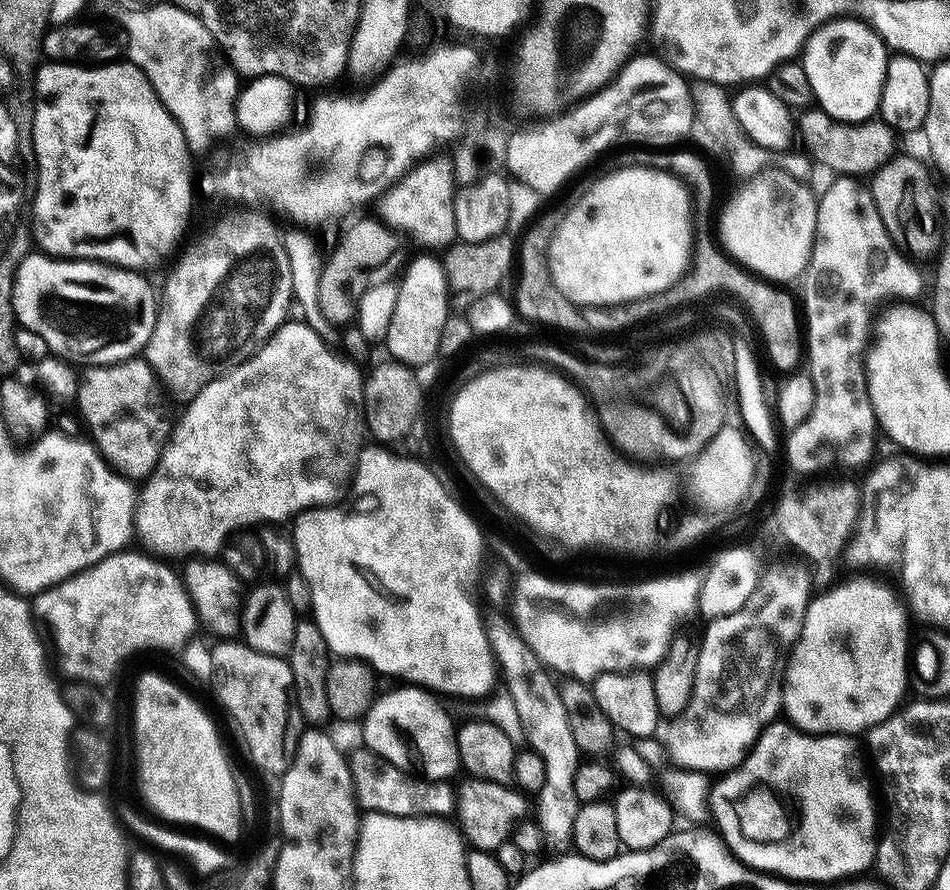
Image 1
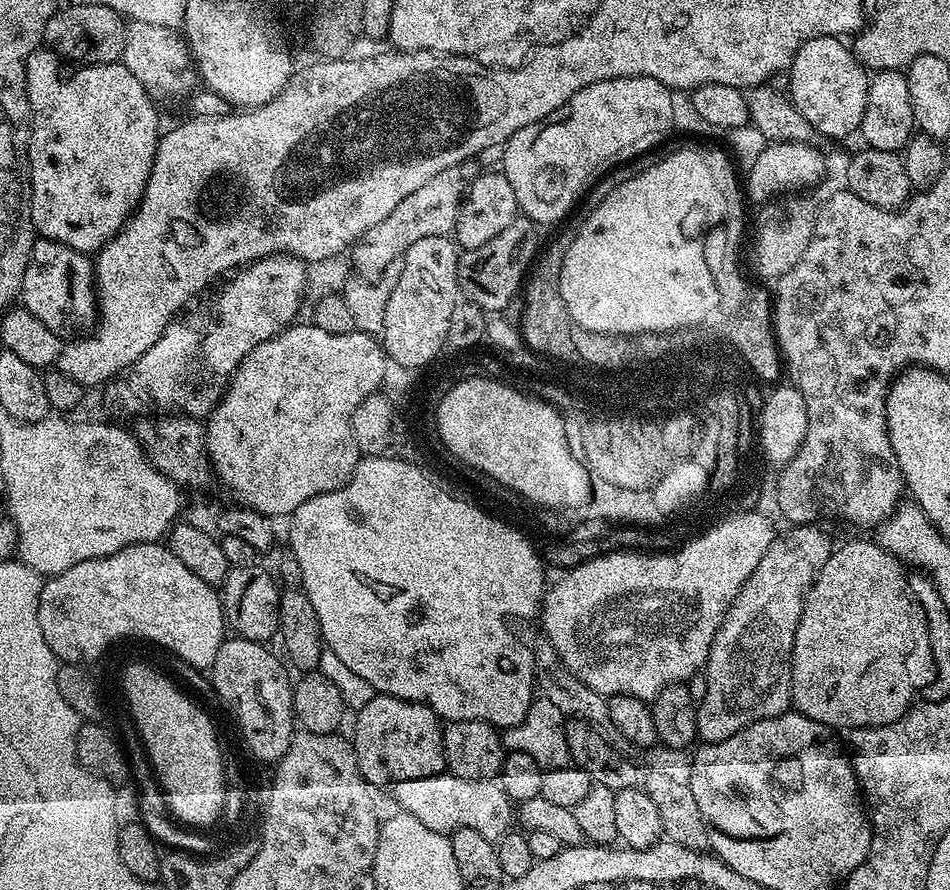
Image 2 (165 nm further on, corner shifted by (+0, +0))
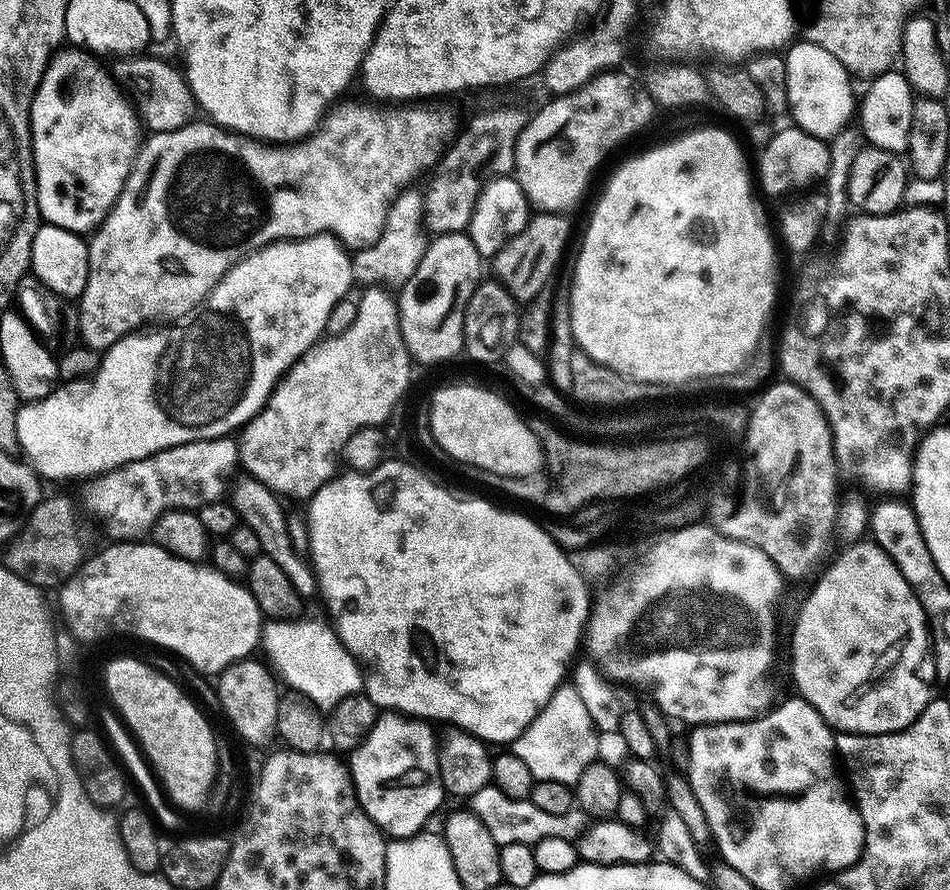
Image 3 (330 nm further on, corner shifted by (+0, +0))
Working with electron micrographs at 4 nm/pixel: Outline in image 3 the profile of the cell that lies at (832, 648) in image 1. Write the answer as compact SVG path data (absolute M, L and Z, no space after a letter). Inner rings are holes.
M865 538L856 544L847 545L840 551L844 552L837 554L836 561L817 578L816 585L809 590L808 597L805 598L804 605L801 606L800 613L796 616L796 625L792 628L792 680L796 683L795 691L806 702L810 702L810 706L814 706L814 710L818 710L818 714L822 714L822 718L836 732L857 732L863 736L897 732L913 724L922 714L922 710L926 710L926 706L934 699L934 692L928 689L927 682L916 673L916 667L923 660L925 663L930 652L928 622L924 619L924 611L914 590L910 590L910 582L902 578L898 566L894 566L886 550L879 548L871 539Z

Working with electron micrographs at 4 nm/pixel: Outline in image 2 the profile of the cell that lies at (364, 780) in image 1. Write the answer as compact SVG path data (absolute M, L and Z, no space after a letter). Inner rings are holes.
M441 774L417 780L398 780L391 785L392 800L401 808L401 813L422 822L435 832L451 834L458 828L478 830L482 838L497 841L509 831L512 820L513 801L499 786L495 779L463 780L460 776Z

